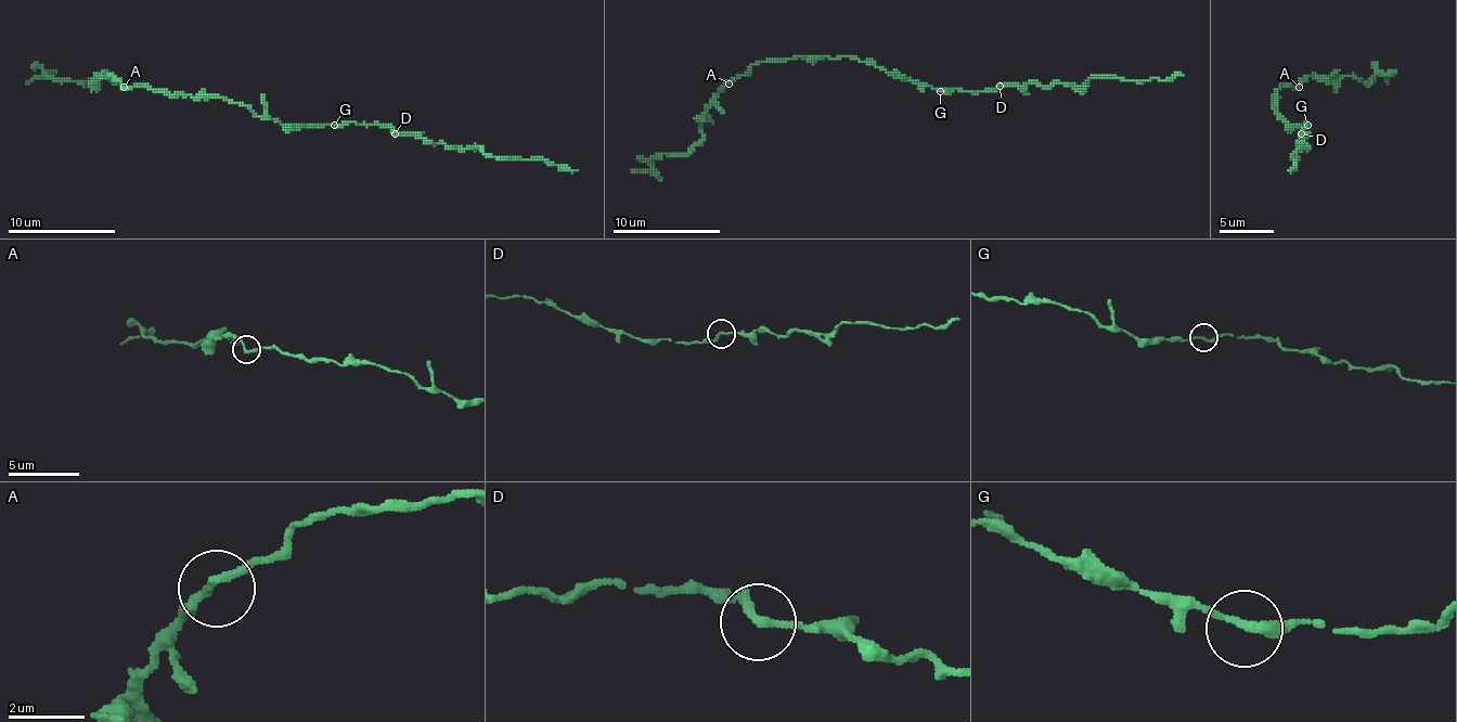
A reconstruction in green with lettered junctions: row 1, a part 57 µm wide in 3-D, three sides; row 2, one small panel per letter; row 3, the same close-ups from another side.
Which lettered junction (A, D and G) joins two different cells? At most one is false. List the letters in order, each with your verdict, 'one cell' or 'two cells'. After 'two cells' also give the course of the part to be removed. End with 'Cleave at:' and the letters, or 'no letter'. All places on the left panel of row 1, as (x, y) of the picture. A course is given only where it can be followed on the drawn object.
A: one cell
D: two cells; course (394, 132), (418, 132), (429, 141), (459, 149), (478, 146), (486, 154), (545, 159), (578, 170)
G: one cell
Cleave at: D

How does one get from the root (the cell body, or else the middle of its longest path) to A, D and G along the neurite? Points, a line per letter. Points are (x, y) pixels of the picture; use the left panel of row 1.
A: (275, 121), (261, 119), (245, 105), (221, 98), (164, 94), (145, 87), (124, 87)
D: (275, 121), (386, 125), (394, 132)
G: (275, 121), (334, 125)

